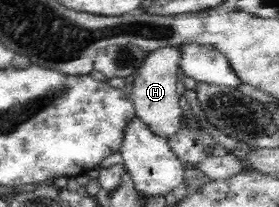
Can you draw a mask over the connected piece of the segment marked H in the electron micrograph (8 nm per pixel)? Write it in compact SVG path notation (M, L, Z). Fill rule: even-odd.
M161 48L155 50L145 58L142 68L131 79L134 84L130 96L136 111L136 116L149 125L151 132L161 138L168 139L177 134L183 127L179 94L176 85L181 80L179 69L180 52L177 48Z

